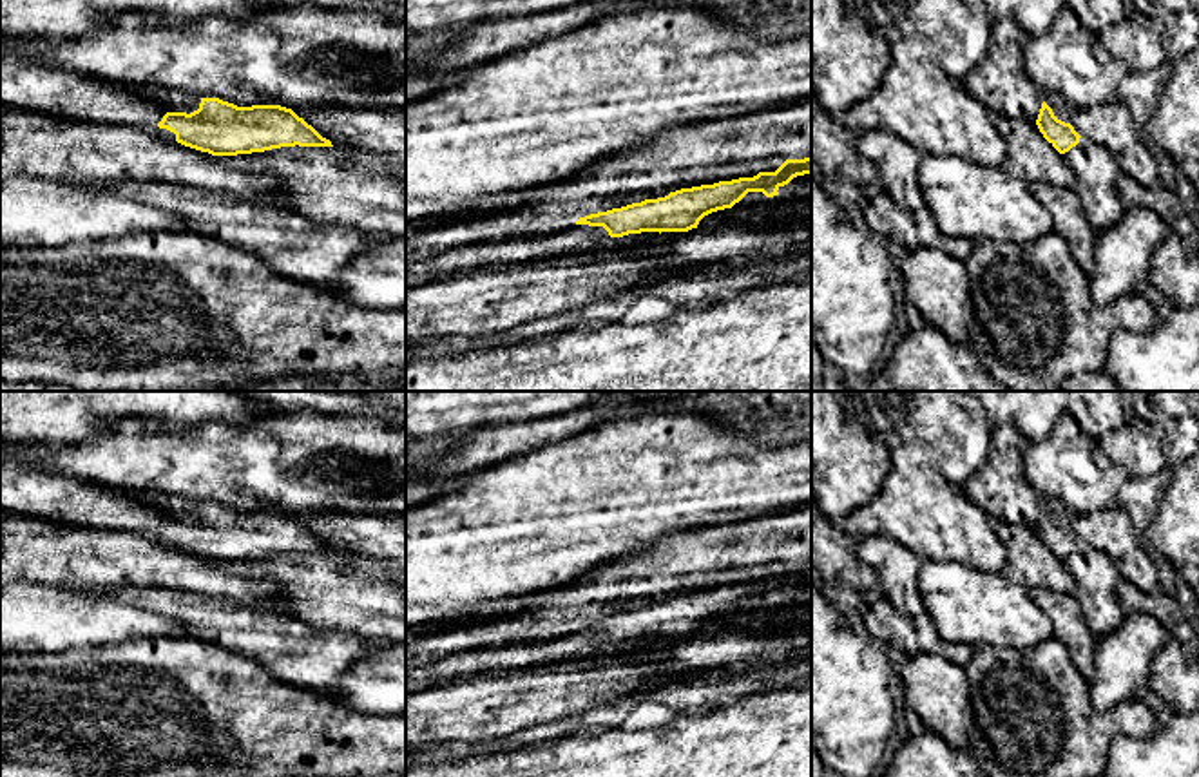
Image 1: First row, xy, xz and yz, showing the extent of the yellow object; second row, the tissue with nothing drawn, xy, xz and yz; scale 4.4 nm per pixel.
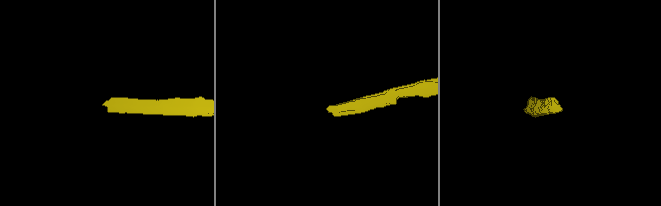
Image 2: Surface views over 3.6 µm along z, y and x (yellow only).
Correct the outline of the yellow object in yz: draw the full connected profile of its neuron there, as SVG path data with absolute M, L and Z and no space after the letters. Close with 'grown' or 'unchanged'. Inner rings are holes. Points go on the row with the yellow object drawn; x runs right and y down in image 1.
M1056 92L1043 94L1036 125L1043 138L1065 154L1079 143L1079 134L1070 125L1072 107Z; grown

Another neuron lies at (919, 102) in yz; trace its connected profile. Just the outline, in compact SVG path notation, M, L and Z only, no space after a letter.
M922 34L902 38L889 49L891 62L877 89L855 103L840 123L855 134L887 130L922 156L953 156L983 167L1003 168L1009 149L994 125L994 112L973 98L964 80L951 78L933 58Z

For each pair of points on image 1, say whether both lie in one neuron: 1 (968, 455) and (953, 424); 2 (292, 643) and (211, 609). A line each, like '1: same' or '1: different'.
1: same
2: same

